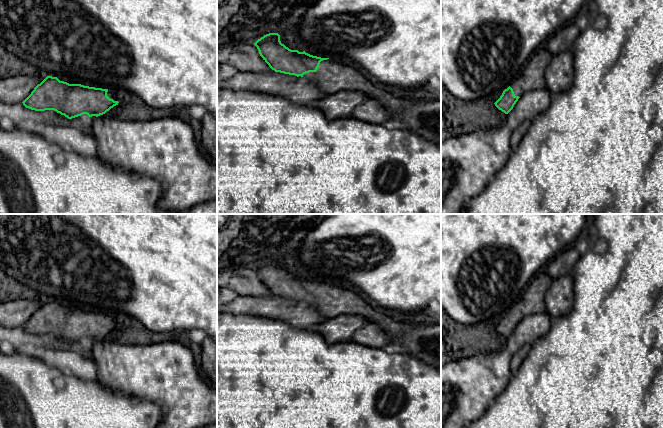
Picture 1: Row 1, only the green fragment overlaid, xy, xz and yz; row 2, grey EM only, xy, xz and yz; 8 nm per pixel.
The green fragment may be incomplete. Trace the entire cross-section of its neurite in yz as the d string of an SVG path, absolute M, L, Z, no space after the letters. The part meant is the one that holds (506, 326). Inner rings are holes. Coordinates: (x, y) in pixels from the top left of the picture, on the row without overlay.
M545 269L536 274L520 298L494 327L495 330L505 338L508 338L523 318L532 314L545 312L545 293L553 280Z

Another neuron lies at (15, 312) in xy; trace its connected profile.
M34 294L4 301L0 304L0 325L8 328L23 326L46 301L46 298Z

